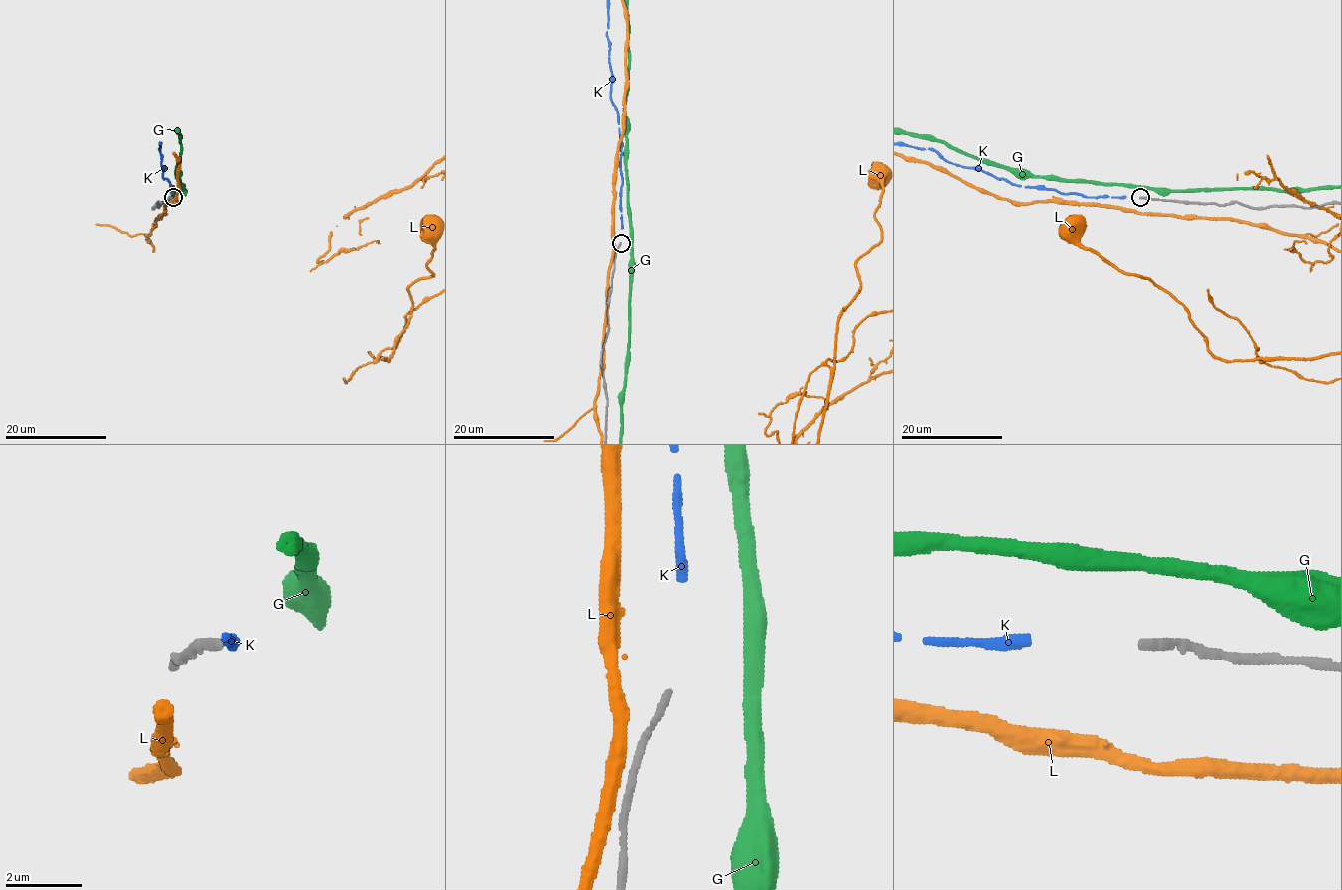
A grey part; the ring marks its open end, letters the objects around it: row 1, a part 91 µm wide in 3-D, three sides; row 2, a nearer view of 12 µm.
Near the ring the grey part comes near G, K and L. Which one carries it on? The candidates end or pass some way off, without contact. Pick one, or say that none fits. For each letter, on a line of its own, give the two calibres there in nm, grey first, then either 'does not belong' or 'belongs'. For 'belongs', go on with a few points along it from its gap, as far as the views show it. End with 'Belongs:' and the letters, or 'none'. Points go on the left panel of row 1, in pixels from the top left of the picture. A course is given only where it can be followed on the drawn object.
G: calibres 220 and 400 nm; does not belong
K: calibres 220 and 280 nm; belongs
L: calibres 220 and 320 nm; does not belong
Belongs: K

